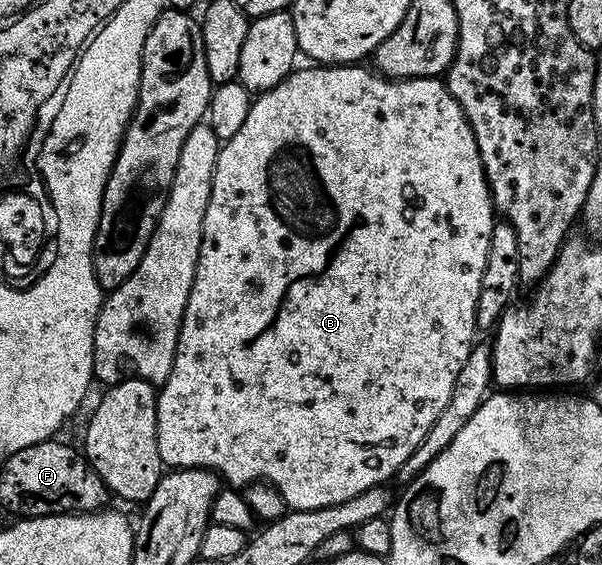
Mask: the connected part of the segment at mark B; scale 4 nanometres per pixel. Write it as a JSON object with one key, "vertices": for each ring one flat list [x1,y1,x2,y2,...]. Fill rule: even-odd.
{"vertices":[[311,64,308,70,296,68,281,84,262,91,252,101,245,124,219,147,217,169,213,172,213,188,209,192,209,208,205,208,205,224,201,232,201,252,197,256,197,268,193,276,193,288,185,304,185,316,181,332,177,336,177,352,169,376,158,387,157,404,157,444,164,467,188,470,211,470,218,474,228,487,242,488,253,482,266,482,284,498,284,504,292,510,312,510,329,508,329,504,341,504,353,500,365,488,382,486,394,479,396,472,409,460,409,456,425,440,433,427,433,422,441,414,442,408,449,403,457,372,461,371,468,359,470,350,477,342,477,292,481,292,481,276,485,276,485,260,489,260,489,236,497,221,497,211,491,201,491,190,487,187,487,177,477,152,477,140,461,104,453,100,447,90,446,81,439,78,404,78,388,80,374,69,366,70,363,64]]}

